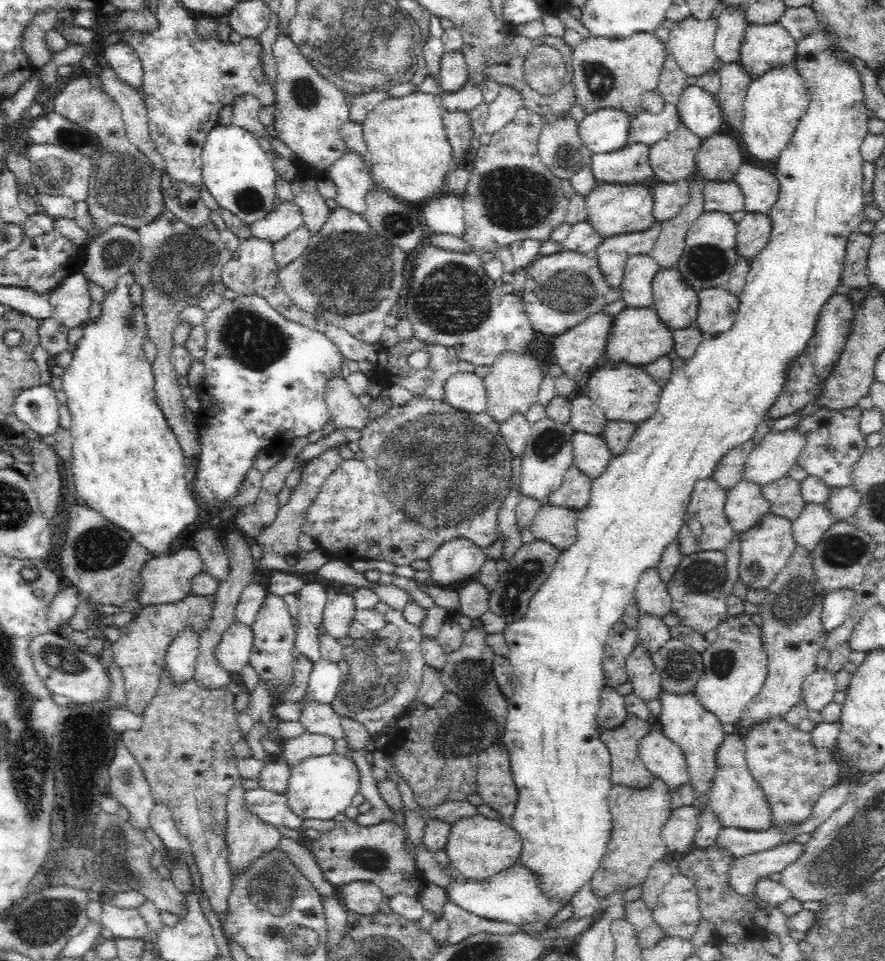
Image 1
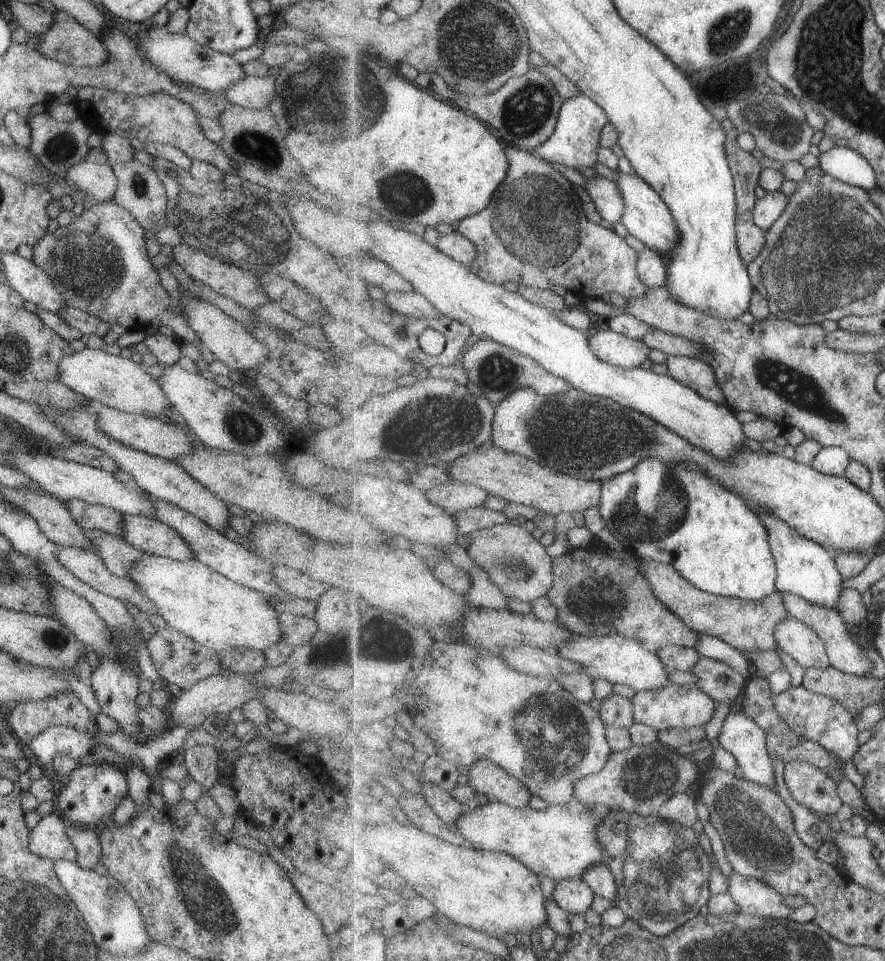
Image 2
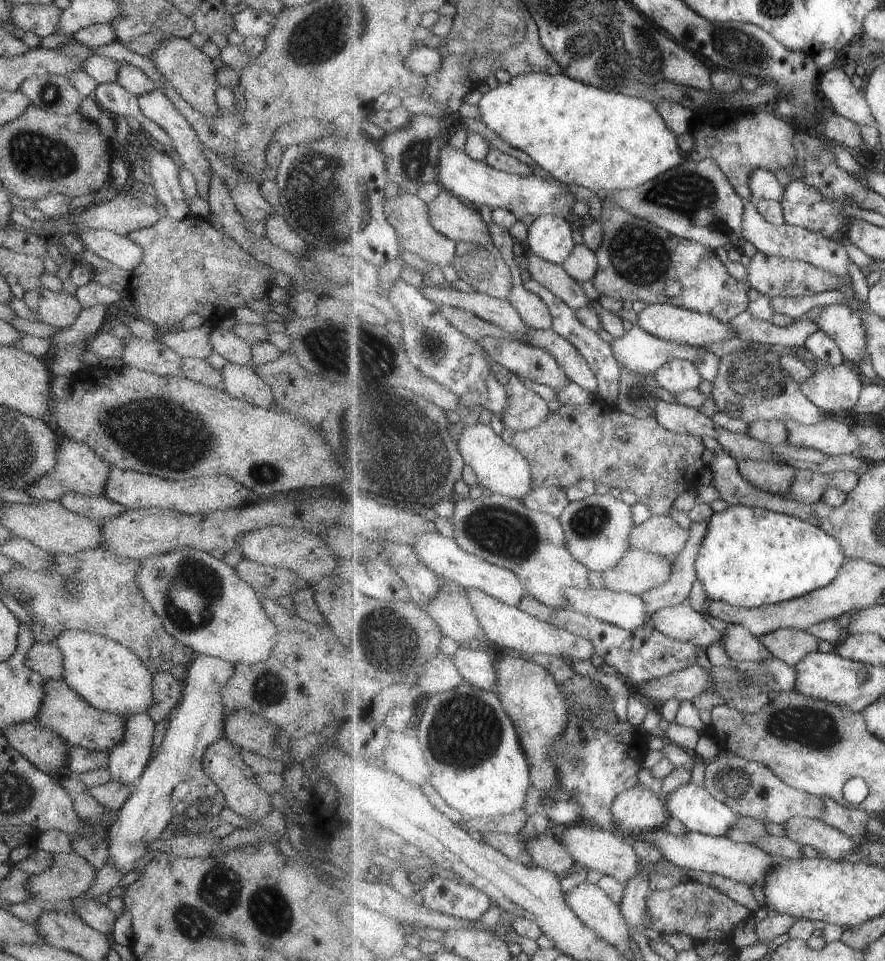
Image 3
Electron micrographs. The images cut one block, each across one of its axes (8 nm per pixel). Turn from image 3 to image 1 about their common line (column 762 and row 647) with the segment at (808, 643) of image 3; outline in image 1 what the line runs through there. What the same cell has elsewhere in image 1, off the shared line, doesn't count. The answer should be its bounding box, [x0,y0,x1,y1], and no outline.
[625,644,661,700]

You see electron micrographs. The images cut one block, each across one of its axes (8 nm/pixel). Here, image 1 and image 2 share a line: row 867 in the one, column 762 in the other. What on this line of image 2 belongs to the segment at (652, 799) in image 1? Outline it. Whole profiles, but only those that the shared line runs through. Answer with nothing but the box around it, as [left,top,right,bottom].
[640,560,791,654]

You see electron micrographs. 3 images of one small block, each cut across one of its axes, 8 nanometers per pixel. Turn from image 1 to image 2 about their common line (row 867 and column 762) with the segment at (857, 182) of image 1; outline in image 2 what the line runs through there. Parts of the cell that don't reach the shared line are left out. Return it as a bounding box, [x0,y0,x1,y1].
[599,459,778,601]

